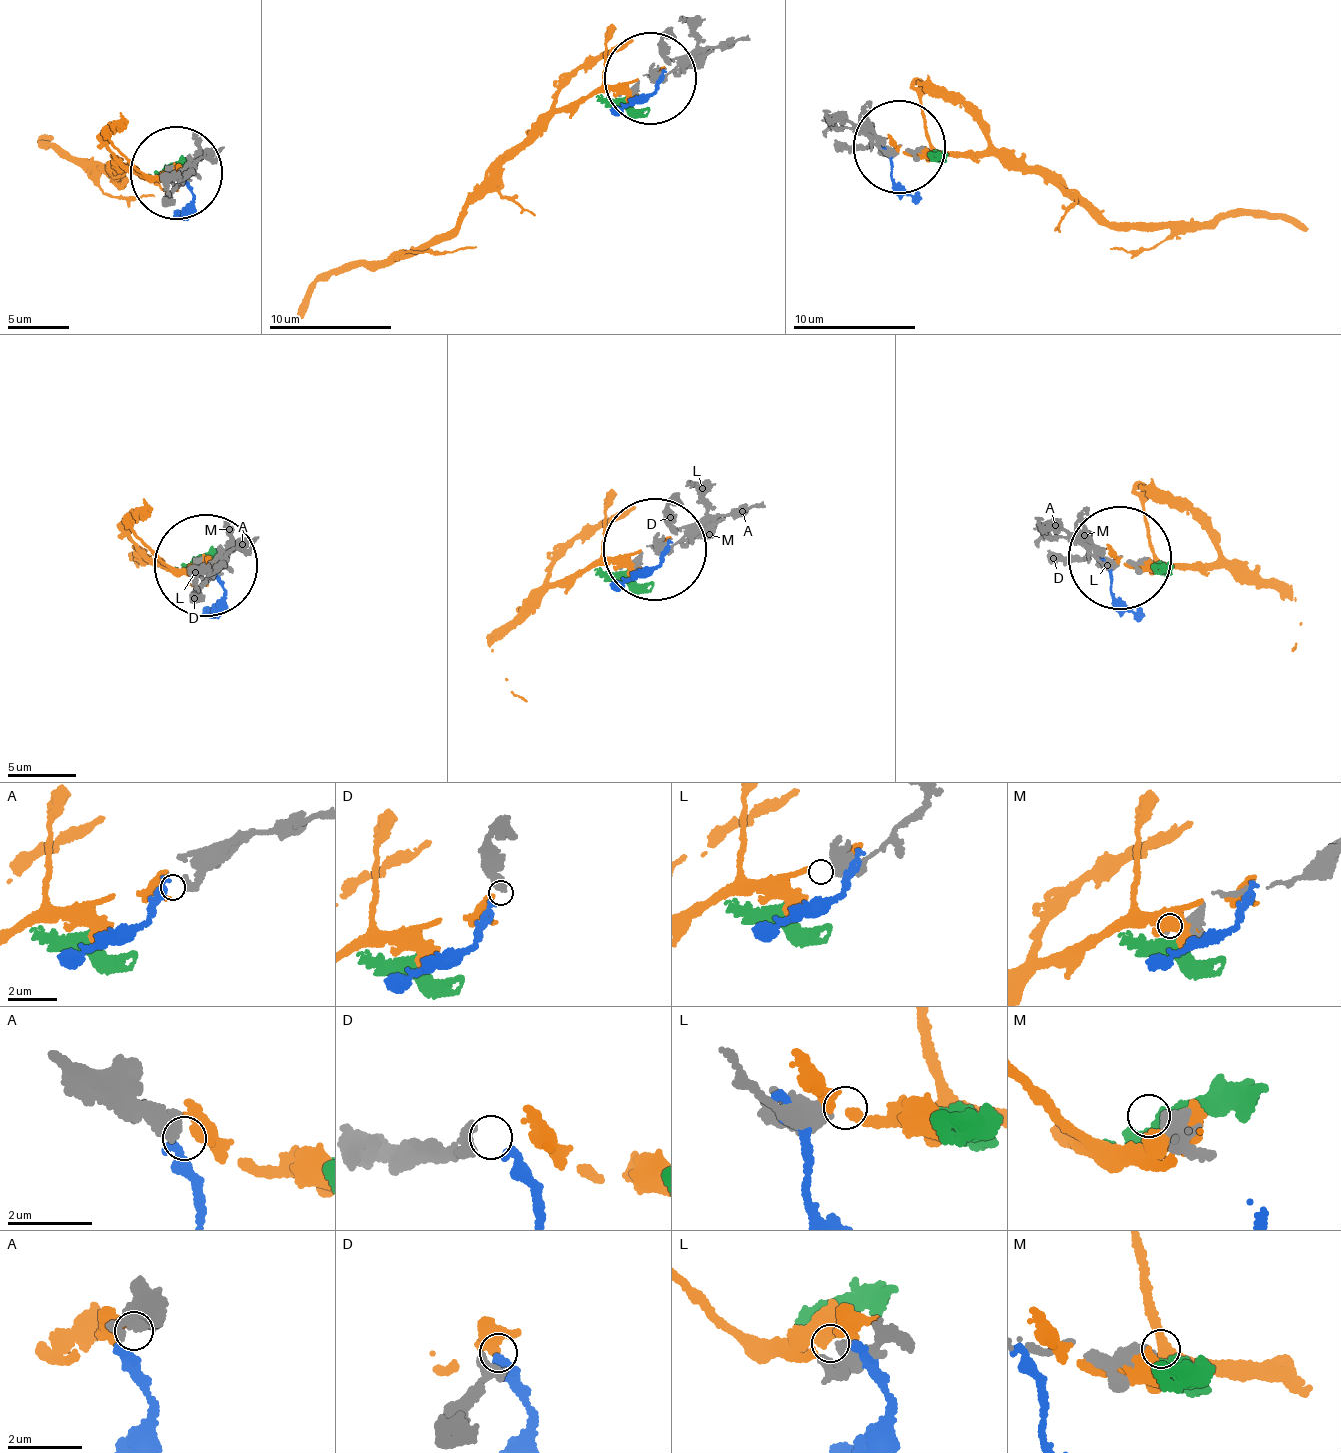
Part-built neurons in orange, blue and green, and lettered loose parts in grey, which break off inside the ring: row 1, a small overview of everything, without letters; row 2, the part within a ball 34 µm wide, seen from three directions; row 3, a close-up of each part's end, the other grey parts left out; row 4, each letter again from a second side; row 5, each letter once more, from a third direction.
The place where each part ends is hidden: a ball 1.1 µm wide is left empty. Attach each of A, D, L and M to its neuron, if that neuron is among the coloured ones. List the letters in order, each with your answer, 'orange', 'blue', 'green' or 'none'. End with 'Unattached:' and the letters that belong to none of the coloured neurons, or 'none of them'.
A: orange
D: blue
L: none
M: green
Unattached: L

